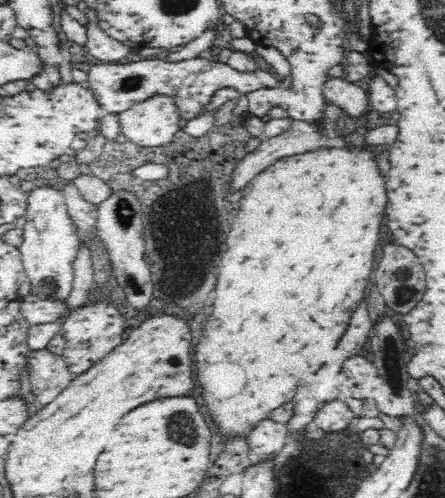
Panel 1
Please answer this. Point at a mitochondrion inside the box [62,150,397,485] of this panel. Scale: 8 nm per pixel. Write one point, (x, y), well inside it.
(124, 212)

